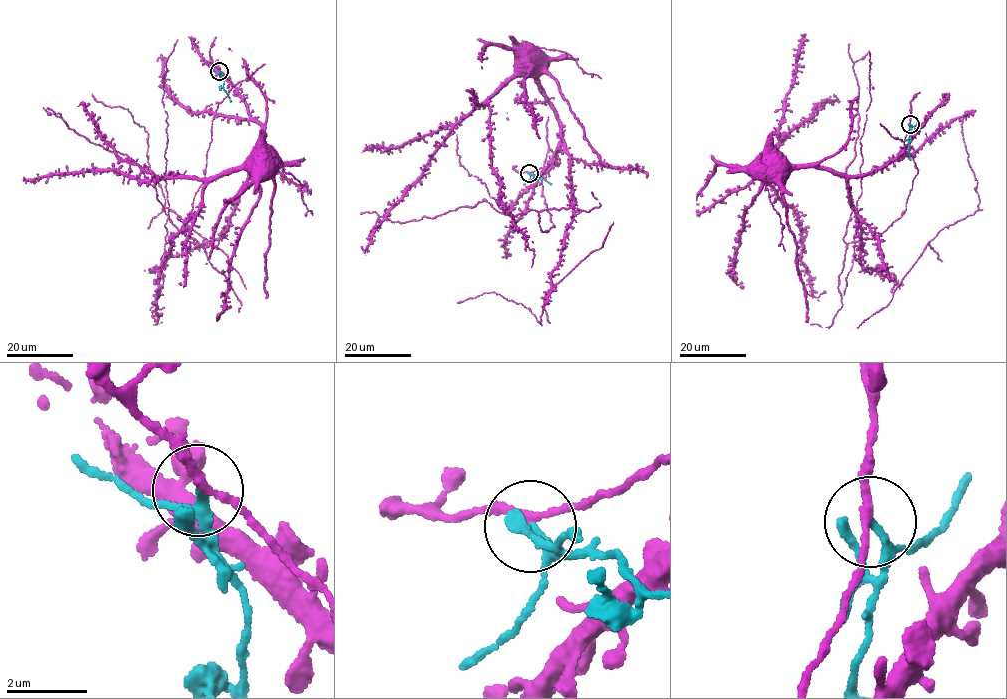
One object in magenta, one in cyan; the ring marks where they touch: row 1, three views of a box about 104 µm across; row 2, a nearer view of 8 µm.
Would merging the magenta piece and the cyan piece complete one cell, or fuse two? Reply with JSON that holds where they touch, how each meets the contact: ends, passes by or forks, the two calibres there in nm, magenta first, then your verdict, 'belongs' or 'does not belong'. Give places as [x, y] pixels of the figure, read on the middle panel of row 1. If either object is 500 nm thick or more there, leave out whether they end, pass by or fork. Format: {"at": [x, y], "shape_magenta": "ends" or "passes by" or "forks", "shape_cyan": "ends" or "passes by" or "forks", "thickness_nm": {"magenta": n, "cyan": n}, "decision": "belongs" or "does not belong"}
{"at": [529, 173], "shape_magenta": "passes by", "shape_cyan": "passes by", "thickness_nm": {"magenta": 190, "cyan": 140}, "decision": "does not belong"}

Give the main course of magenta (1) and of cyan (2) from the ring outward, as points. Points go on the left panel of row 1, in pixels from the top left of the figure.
1: (220, 72), (264, 130), (264, 149), (279, 156), (272, 162)
2: (220, 72), (223, 89), (231, 102)

